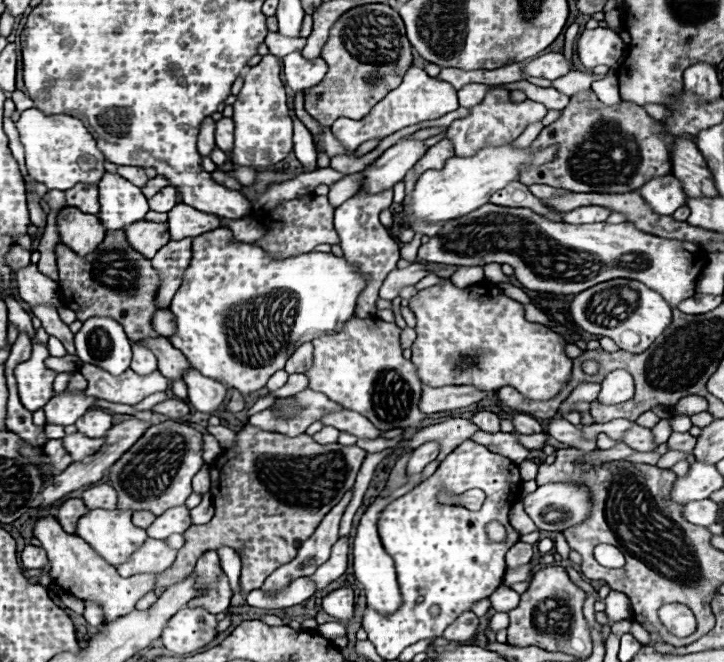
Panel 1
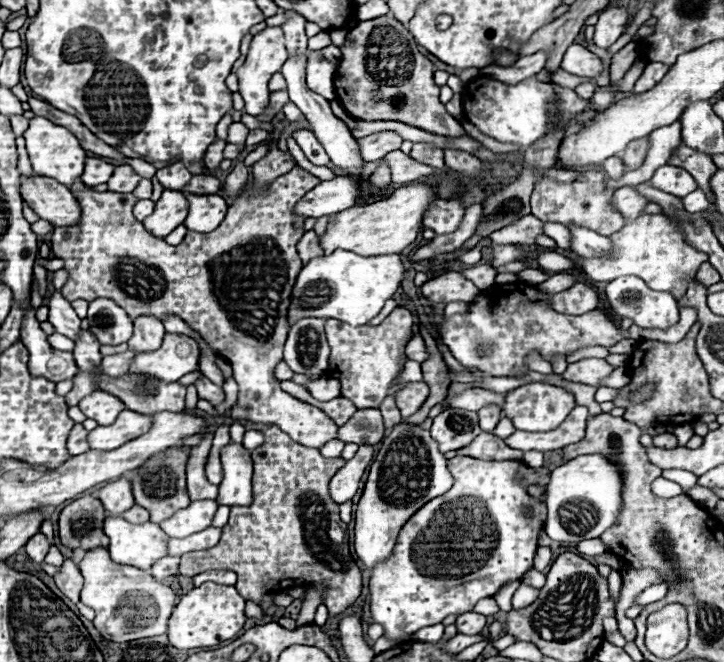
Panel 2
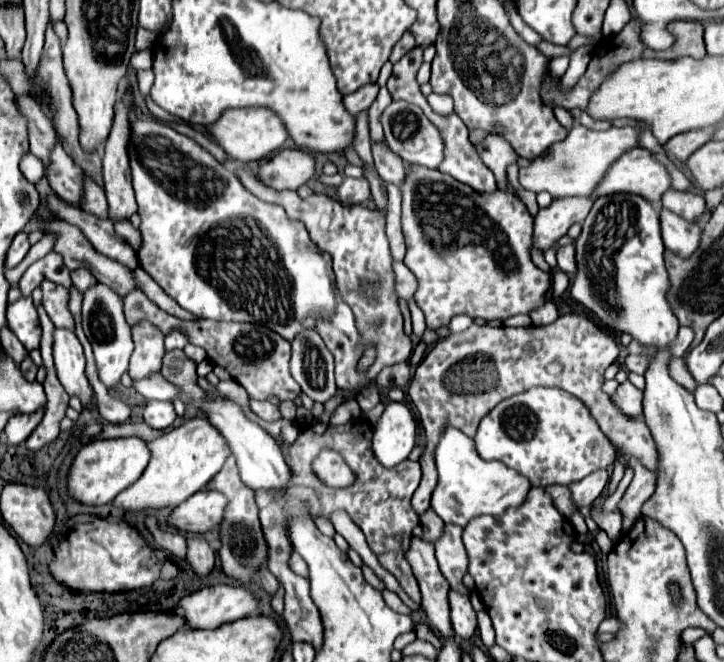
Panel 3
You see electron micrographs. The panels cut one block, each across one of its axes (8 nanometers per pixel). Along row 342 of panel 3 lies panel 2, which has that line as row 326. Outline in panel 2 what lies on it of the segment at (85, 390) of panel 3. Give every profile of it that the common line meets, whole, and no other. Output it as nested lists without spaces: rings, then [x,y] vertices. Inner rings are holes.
[[[58,290],[48,298],[48,308],[50,308],[48,322],[56,328],[56,332],[68,336],[70,340],[76,340],[78,332],[82,330],[80,328],[82,320],[76,316],[70,302],[66,298],[62,298],[62,294]]]

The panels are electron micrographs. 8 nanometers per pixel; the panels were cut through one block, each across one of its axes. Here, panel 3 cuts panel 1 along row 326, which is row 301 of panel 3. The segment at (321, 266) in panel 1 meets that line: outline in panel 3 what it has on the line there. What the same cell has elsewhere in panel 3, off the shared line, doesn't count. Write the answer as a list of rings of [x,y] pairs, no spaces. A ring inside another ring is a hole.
[[[132,120],[128,150],[138,214],[142,218],[138,228],[142,234],[142,246],[138,250],[140,266],[184,310],[210,320],[262,324],[286,340],[292,340],[300,332],[300,322],[310,326],[314,320],[324,318],[340,324],[350,338],[358,338],[354,314],[342,302],[336,288],[330,254],[320,252],[306,228],[290,220],[284,208],[258,200],[208,150],[170,126]]]

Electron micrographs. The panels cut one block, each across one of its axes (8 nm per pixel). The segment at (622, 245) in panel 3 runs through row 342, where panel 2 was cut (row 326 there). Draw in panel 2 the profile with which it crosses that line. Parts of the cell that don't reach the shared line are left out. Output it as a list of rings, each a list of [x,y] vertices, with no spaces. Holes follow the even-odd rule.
[[[620,276],[618,280],[608,282],[606,298],[610,302],[612,314],[630,318],[640,328],[670,328],[678,322],[678,302],[674,296],[670,296],[670,292],[650,290],[638,276]]]

